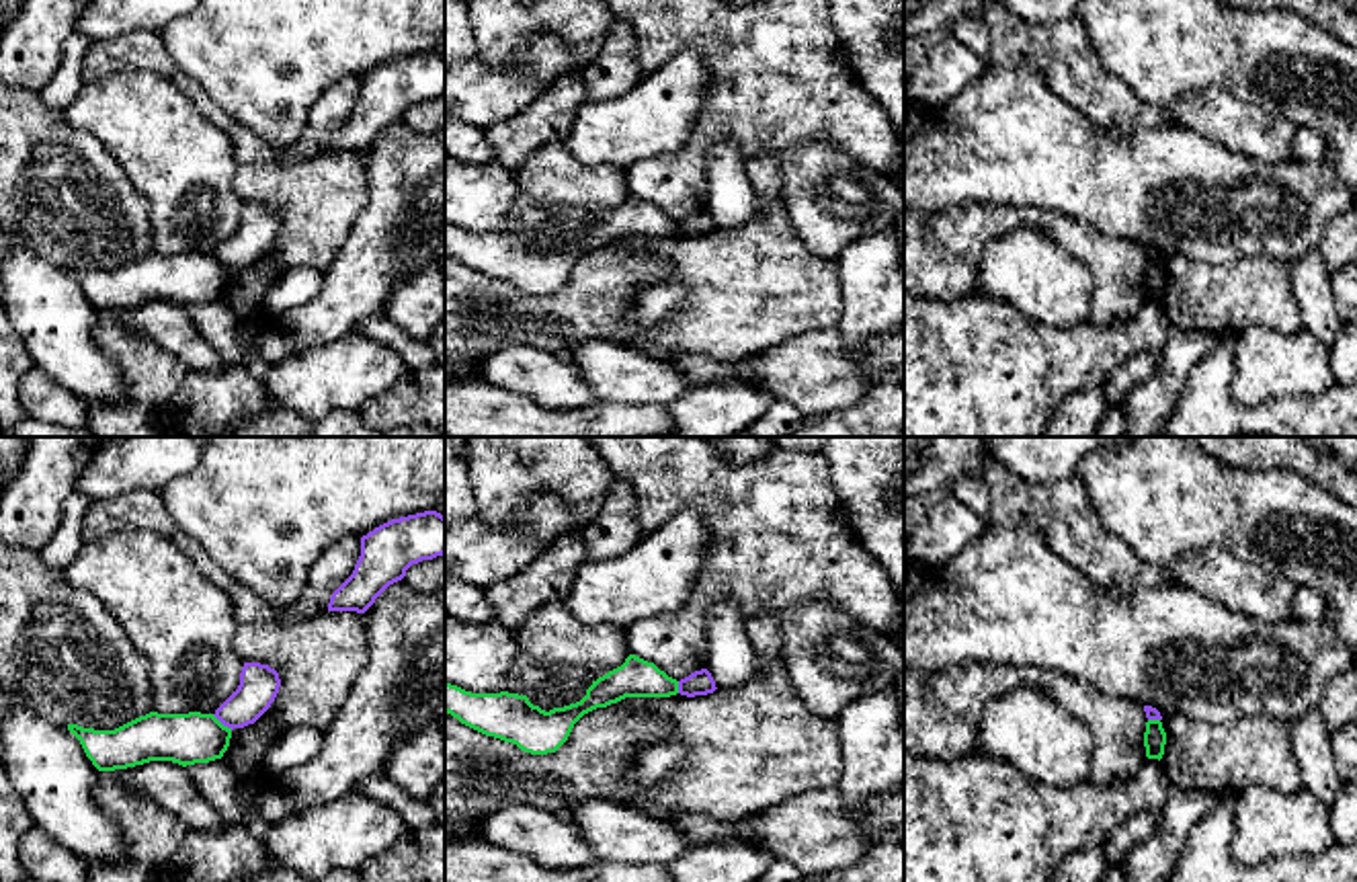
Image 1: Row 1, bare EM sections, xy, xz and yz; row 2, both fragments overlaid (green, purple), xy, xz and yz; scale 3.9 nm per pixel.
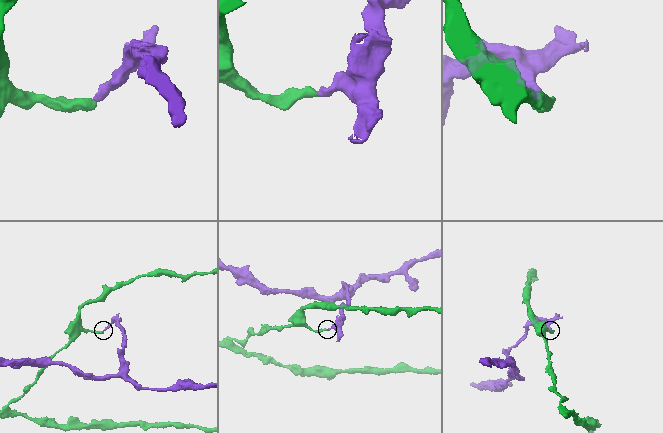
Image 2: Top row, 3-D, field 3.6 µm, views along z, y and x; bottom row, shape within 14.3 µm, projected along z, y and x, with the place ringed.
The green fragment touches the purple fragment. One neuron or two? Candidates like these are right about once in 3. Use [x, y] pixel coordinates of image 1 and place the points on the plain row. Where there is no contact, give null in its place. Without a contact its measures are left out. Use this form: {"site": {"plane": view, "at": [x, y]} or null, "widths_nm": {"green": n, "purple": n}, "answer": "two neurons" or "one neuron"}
{"site": {"plane": "xy", "at": [220, 263]}, "widths_nm": {"green": 200, "purple": 160}, "answer": "two neurons"}

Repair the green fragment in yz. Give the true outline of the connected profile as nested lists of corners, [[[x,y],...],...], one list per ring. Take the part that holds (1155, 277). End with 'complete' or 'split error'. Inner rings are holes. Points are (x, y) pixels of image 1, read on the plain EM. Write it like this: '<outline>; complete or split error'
[[[1148,260],[1144,273],[1144,287],[1148,299],[1162,299],[1166,285],[1166,273],[1160,260]]]; complete

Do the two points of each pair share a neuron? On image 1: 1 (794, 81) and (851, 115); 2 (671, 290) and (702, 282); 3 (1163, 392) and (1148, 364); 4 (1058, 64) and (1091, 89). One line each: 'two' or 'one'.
1: one
2: two
3: two
4: one

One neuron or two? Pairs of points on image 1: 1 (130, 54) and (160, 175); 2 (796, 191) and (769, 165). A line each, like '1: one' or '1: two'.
1: two
2: two

